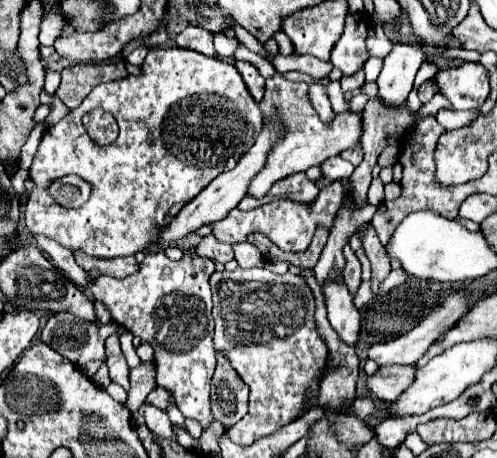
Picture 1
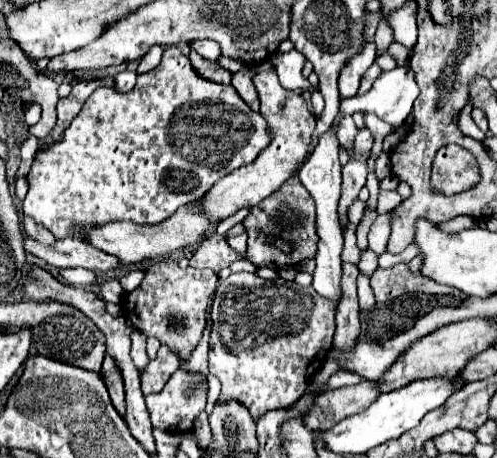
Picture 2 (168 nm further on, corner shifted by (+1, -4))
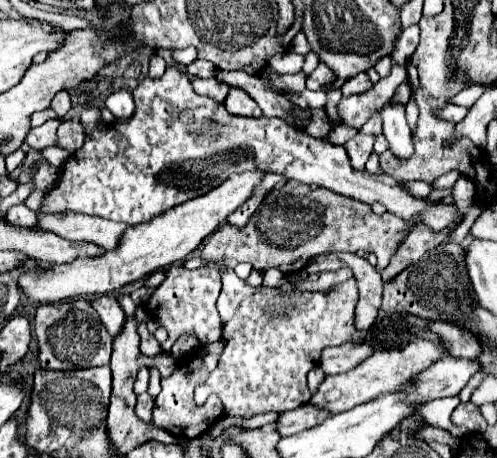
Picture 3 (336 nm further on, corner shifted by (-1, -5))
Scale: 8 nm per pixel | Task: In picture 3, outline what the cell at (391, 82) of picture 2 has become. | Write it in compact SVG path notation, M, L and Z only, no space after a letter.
M385 106L381 116L383 116L383 136L385 136L393 156L399 160L411 158L413 140L411 140L411 128L405 120L405 108L403 106Z

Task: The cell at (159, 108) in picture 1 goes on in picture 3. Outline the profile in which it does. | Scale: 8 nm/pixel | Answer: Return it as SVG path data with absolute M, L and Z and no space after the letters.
M177 66L167 68L159 80L143 78L141 84L135 88L135 106L137 108L133 118L105 126L103 132L99 132L99 124L101 124L99 108L83 110L81 120L83 124L87 124L87 132L91 132L91 136L87 136L87 144L83 144L83 148L63 164L59 186L55 186L45 196L45 204L41 212L73 210L89 216L101 216L113 222L123 222L127 226L135 226L191 198L203 196L205 192L223 184L231 174L247 172L247 170L263 170L263 172L283 174L289 180L293 178L305 184L317 184L319 188L333 190L341 196L365 202L369 206L379 202L387 208L387 212L393 212L403 220L423 224L431 232L447 230L447 234L451 234L463 220L463 214L455 204L443 204L439 200L427 202L423 198L413 198L403 188L401 182L397 182L387 174L373 176L367 170L361 170L361 172L353 170L347 150L343 146L335 146L327 140L313 138L305 130L299 130L281 118L231 116L223 104L215 104L215 100L195 94L195 90L191 88L189 76L181 72Z

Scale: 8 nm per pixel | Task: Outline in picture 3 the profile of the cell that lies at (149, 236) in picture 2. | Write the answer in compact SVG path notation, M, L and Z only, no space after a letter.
M59 212L39 214L37 228L53 232L65 240L93 242L105 250L111 250L115 248L115 244L119 244L119 236L127 228L127 224L115 224L103 218L85 216L77 212Z

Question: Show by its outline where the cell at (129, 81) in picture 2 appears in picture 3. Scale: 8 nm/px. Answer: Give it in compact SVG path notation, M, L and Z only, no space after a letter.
M115 90L115 92L107 98L105 106L113 112L113 116L115 116L117 120L127 120L127 118L131 118L133 112L135 112L133 94L131 94L129 90Z

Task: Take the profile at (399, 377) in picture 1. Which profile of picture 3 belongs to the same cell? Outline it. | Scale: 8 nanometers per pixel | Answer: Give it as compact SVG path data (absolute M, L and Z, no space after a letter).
M303 404L303 408L295 408L291 412L281 412L277 418L277 432L281 436L291 436L295 432L303 432L307 428L313 428L321 424L327 416L327 410L311 408L309 404Z

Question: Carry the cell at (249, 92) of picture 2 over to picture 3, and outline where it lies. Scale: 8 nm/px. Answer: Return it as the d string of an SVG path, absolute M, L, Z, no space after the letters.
M237 88L229 92L229 96L225 100L225 108L233 116L253 116L253 118L263 116L259 112L259 106L255 104L255 100L251 100L245 92L239 92Z

